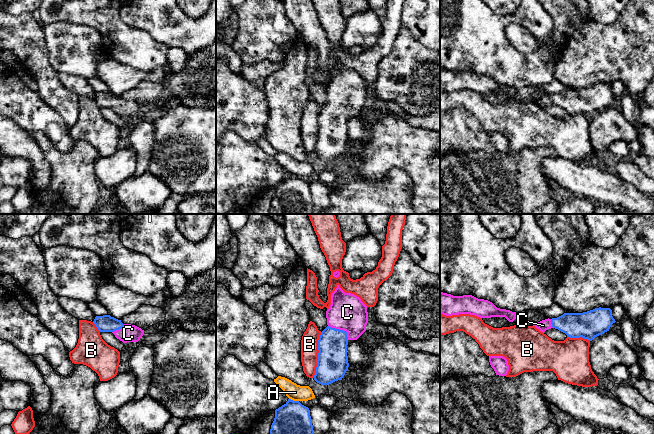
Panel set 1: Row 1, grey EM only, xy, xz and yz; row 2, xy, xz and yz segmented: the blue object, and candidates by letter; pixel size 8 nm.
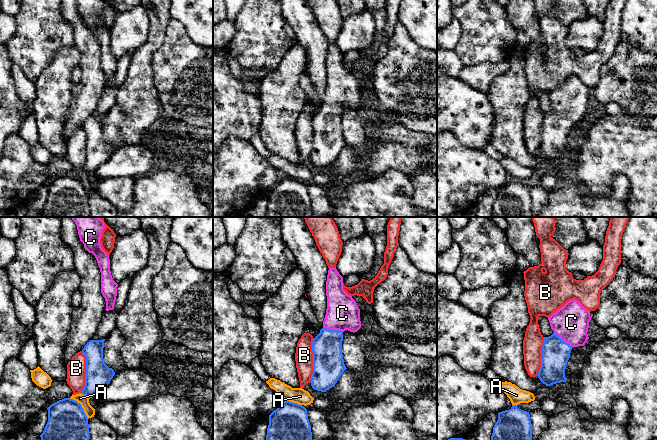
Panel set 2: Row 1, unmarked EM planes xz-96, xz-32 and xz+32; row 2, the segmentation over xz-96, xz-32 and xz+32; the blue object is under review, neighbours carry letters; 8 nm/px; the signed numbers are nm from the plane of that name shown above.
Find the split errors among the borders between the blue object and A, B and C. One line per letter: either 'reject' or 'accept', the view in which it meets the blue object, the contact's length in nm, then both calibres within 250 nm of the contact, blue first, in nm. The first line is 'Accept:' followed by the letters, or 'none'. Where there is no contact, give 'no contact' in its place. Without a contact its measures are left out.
Accept: C
A: reject; meets blue in xz; contact 80 nm long; 340 nm thick on the blue side, 130 nm on the other
B: reject; meets blue in xz; contact 380 nm long; 260 nm thick on the blue side, 140 nm on the other
C: accept; meets blue in xz; contact 200 nm long; 240 nm thick on the blue side, 300 nm on the other

